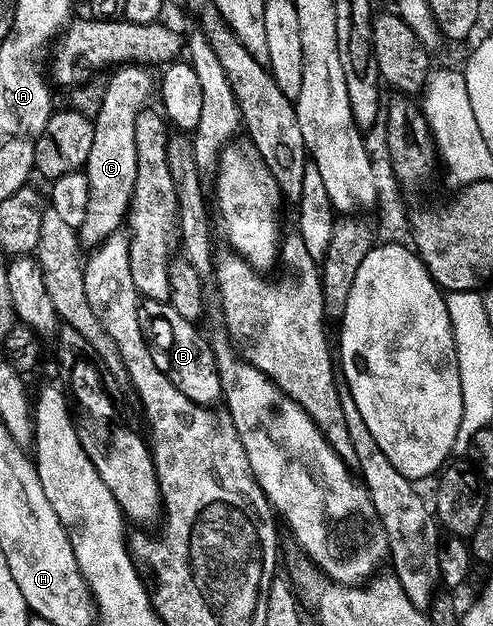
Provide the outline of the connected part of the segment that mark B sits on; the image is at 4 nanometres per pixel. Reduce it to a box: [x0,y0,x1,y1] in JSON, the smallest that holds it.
[138,300,222,406]

